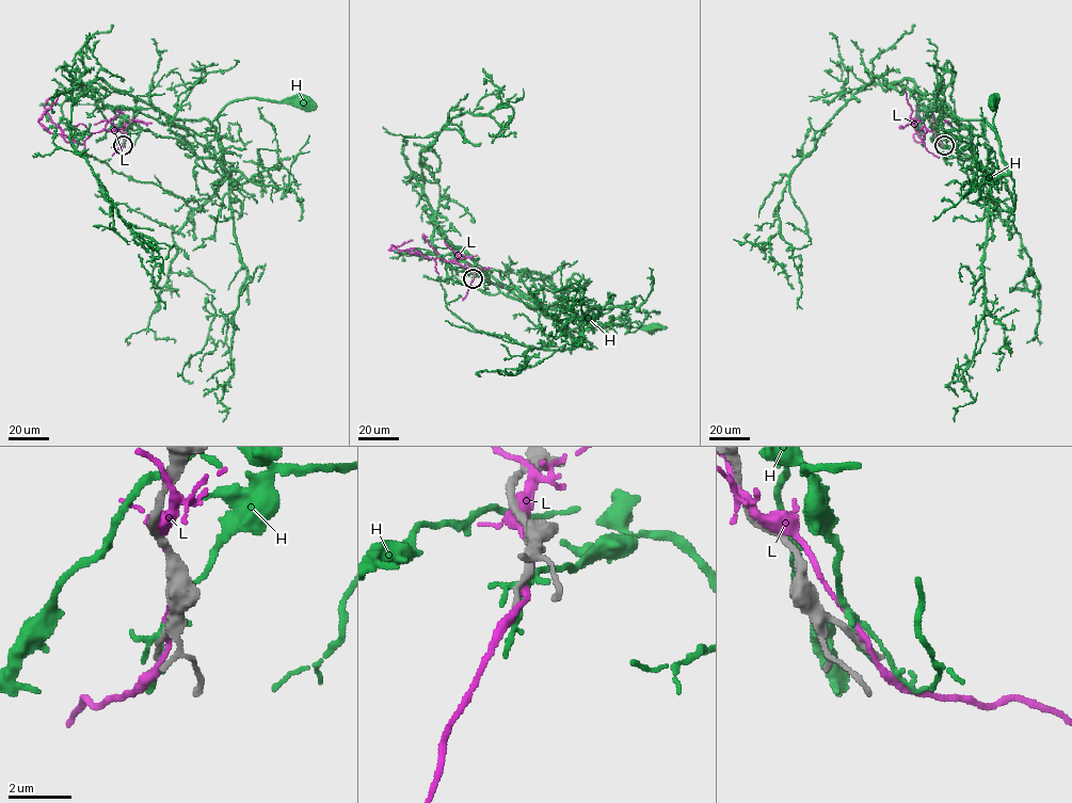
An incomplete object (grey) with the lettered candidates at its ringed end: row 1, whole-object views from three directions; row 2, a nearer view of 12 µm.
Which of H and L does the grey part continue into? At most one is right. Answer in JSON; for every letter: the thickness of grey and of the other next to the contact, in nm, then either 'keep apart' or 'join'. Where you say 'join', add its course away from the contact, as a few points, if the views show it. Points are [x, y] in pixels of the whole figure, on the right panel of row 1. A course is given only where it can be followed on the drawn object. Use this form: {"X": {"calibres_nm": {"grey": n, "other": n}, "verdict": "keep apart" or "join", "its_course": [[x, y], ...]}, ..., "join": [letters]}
{"H": {"calibres_nm": {"grey": 160, "other": 130}, "verdict": "keep apart"}, "L": {"calibres_nm": {"grey": 220, "other": 170}, "verdict": "keep apart"}, "join": []}

